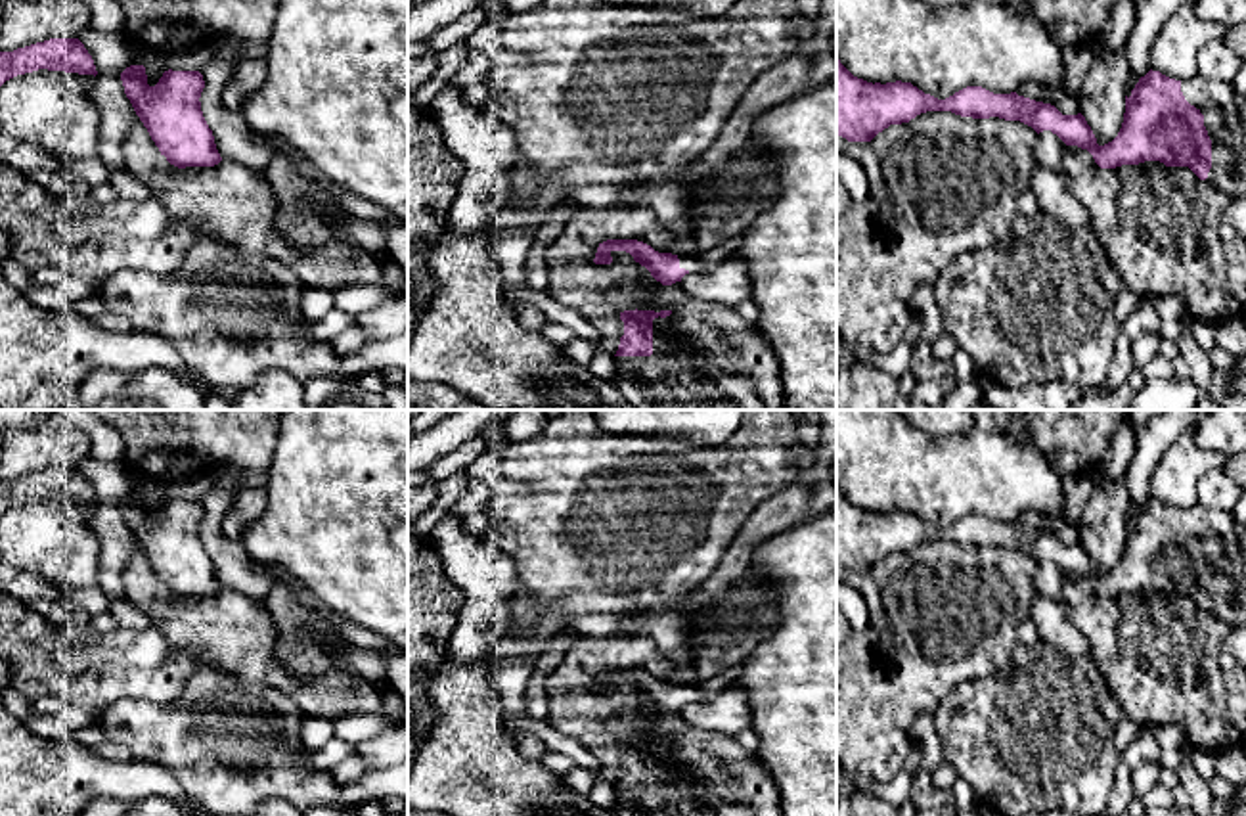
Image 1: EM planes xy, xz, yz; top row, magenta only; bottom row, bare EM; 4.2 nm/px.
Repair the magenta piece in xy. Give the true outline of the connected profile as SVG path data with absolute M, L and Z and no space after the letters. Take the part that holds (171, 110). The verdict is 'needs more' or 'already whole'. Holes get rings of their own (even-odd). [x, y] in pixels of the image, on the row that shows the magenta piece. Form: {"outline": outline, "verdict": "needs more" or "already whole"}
{"outline": "M130 65L121 80L136 115L170 165L214 167L222 161L201 111L205 80L199 71L168 69L149 86L145 67Z", "verdict": "already whole"}

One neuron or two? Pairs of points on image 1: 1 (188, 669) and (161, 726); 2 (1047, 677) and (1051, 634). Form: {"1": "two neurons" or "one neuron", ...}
{"1": "two neurons", "2": "two neurons"}

